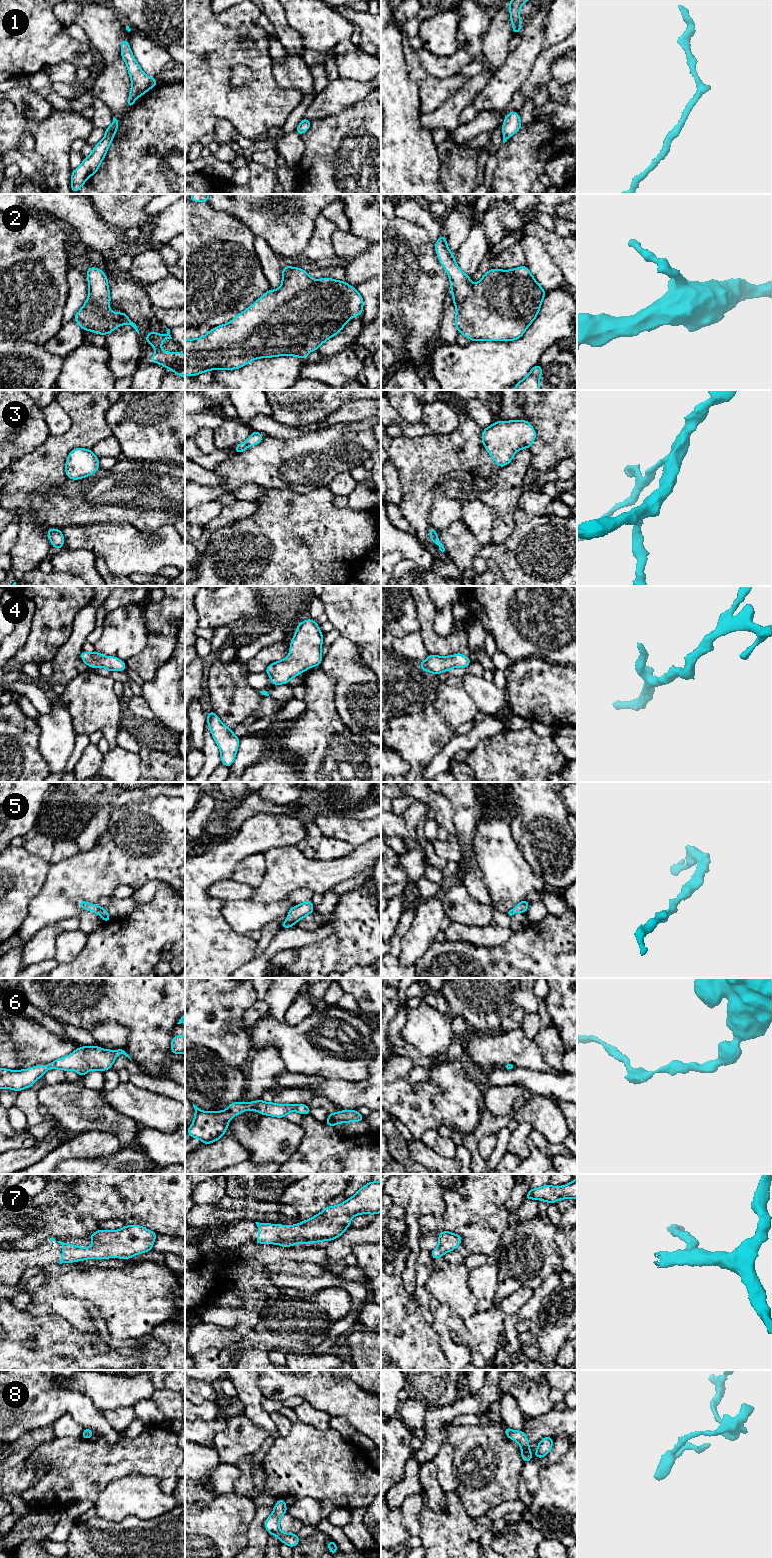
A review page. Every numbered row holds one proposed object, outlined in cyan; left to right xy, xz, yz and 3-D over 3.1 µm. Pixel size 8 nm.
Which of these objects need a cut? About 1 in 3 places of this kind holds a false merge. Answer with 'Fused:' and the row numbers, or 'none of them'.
Fused: none of them

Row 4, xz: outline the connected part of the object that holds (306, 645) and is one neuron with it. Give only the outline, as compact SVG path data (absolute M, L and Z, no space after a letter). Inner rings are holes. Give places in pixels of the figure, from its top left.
M307 619L298 624L293 640L290 643L290 654L281 661L271 663L265 670L271 677L272 685L288 684L288 681L307 669L316 667L322 663L321 647L323 635L319 629L319 625L312 619Z

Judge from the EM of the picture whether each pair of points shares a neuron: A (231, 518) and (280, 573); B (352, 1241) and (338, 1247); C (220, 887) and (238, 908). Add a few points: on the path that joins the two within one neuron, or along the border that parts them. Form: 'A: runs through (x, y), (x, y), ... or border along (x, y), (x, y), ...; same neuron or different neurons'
A: border along (255, 511), (248, 517), (212, 531); different neurons
B: runs through (349, 1241), (341, 1246); same neuron
C: border along (250, 899), (225, 901); different neurons

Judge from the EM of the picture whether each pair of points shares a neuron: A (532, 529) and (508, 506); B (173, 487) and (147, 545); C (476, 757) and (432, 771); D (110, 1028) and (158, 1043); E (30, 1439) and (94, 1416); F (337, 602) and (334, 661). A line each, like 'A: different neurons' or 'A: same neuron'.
A: different neurons
B: different neurons
C: different neurons
D: different neurons
E: different neurons
F: different neurons

